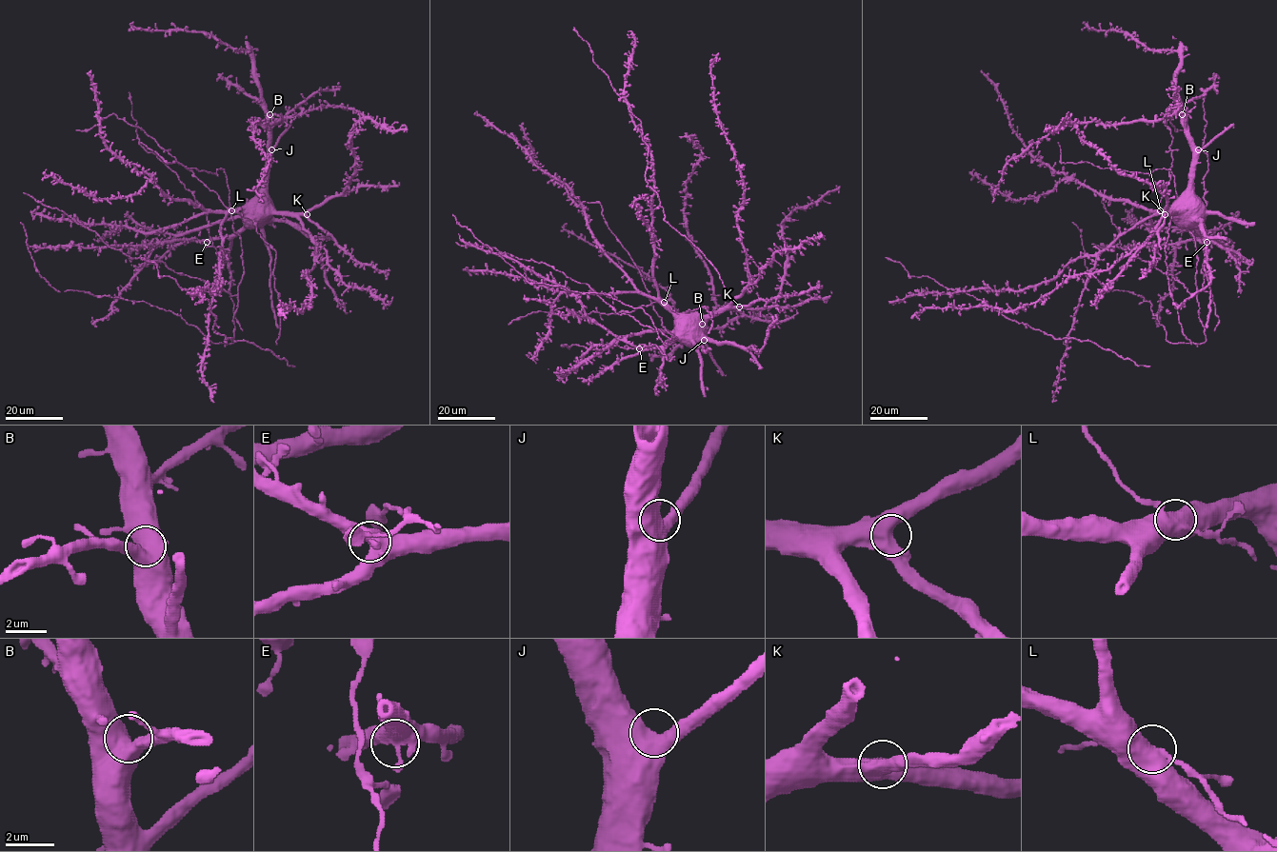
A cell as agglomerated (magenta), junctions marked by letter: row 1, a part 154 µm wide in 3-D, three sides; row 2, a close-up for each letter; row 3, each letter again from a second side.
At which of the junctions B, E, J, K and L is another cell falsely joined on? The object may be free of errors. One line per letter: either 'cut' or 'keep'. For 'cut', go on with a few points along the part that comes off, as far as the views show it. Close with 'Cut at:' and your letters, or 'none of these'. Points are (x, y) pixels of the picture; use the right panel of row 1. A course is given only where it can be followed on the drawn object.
B: keep
E: keep
J: keep
K: keep
L: keep
Cut at: none of these

